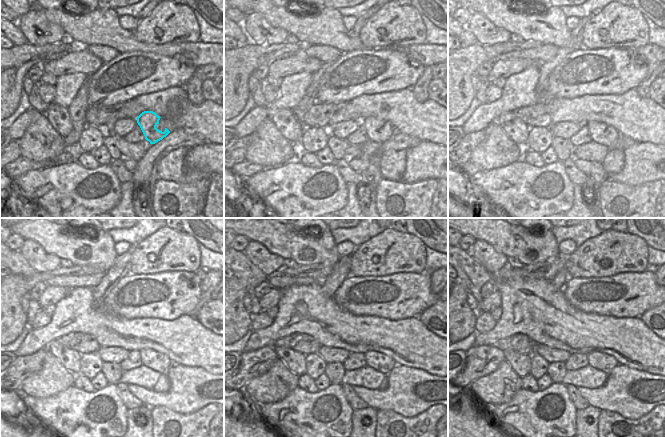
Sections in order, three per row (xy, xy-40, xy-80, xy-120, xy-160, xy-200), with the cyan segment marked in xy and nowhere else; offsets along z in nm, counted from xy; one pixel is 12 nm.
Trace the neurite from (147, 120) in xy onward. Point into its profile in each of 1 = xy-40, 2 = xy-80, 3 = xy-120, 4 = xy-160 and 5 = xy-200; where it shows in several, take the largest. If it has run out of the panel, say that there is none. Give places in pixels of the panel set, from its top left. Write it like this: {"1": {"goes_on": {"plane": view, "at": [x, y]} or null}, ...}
{"1": {"goes_on": {"plane": "xy-40", "at": [372, 125]}}, "2": {"goes_on": {"plane": "xy-80", "at": [598, 133]}}, "3": {"goes_on": {"plane": "xy-120", "at": [149, 357]}}, "4": {"goes_on": {"plane": "xy-160", "at": [380, 362]}}, "5": {"goes_on": {"plane": "xy-200", "at": [601, 361]}}}

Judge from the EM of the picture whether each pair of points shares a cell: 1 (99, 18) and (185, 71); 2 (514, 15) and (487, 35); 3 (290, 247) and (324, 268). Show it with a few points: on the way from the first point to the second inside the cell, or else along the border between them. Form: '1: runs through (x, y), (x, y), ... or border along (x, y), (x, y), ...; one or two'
1: border along (134, 50), (151, 51), (172, 56), (179, 61); two
2: border along (479, 13), (497, 27), (511, 33); two
3: border along (335, 262), (298, 265); two

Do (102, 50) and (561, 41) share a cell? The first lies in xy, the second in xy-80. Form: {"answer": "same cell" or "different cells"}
{"answer": "different cells"}

